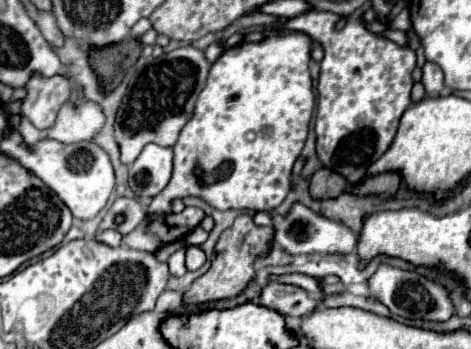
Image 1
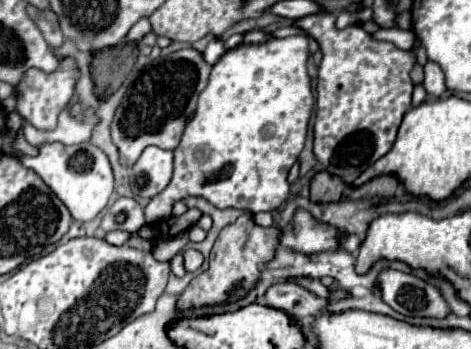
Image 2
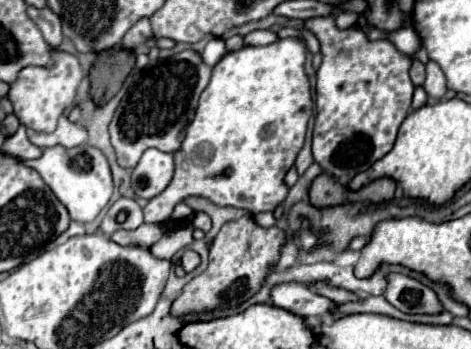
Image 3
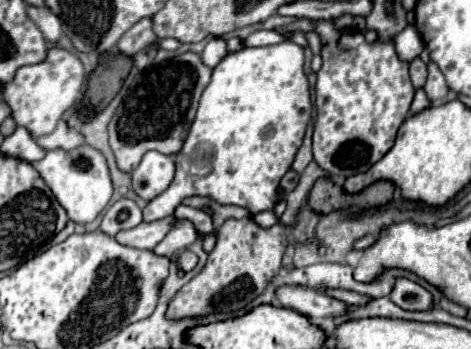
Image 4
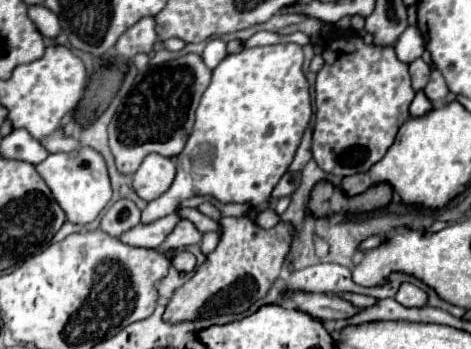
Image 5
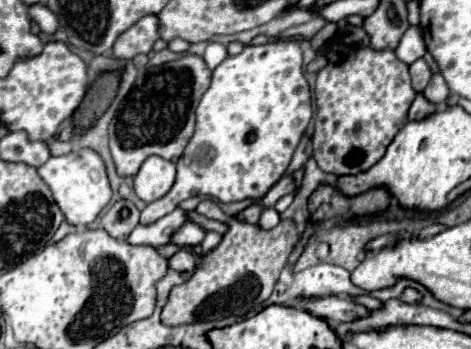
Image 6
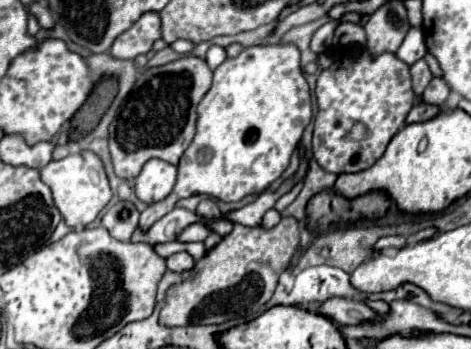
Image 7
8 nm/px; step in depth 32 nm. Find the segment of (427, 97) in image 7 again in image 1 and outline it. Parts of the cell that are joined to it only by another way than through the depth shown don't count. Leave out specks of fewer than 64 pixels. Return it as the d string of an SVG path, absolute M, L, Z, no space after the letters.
M426 62L422 72L424 72L422 84L426 88L426 94L428 96L440 96L444 92L444 72L440 70L440 66L434 62Z

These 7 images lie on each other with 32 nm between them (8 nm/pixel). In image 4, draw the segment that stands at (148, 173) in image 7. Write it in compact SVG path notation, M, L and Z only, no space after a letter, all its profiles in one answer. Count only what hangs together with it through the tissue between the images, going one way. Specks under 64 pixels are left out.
M146 152L140 166L132 172L132 188L144 200L154 200L174 180L174 156Z

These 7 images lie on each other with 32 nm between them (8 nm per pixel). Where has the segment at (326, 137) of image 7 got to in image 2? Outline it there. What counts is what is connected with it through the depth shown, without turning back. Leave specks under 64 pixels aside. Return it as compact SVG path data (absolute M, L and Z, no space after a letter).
M322 12L316 16L306 16L296 22L298 28L310 32L324 54L324 62L318 68L316 84L316 122L314 122L314 156L322 170L342 178L346 184L382 158L394 144L398 126L408 112L412 100L412 80L410 70L414 66L414 54L398 50L392 42L380 42L370 38L360 24L352 24L344 30L336 28L336 16L332 12Z

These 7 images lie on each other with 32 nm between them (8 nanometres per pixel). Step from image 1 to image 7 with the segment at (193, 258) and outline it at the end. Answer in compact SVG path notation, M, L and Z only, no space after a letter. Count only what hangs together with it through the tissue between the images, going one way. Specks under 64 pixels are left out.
M180 252L180 254L172 254L170 258L166 258L166 266L168 266L168 270L184 272L184 270L192 270L194 260L192 260L192 256L190 256L190 254Z

